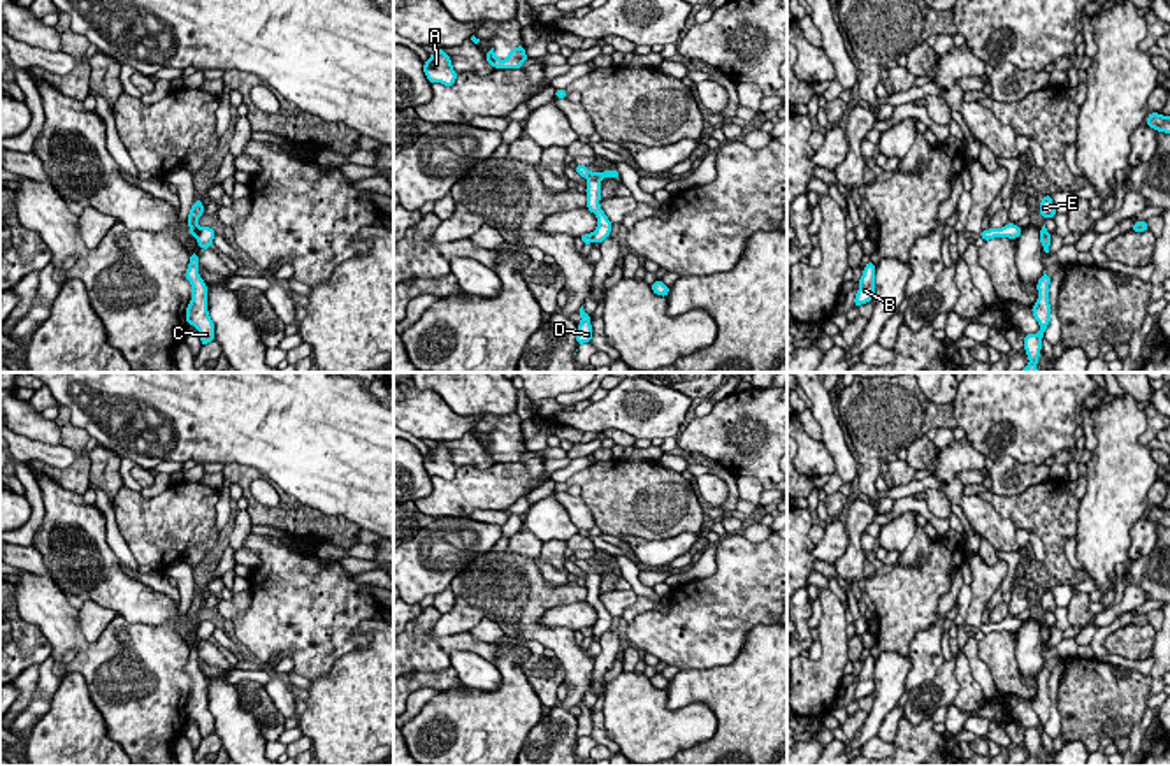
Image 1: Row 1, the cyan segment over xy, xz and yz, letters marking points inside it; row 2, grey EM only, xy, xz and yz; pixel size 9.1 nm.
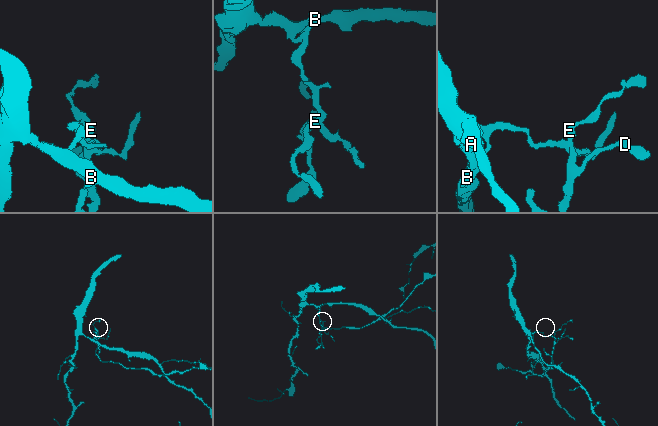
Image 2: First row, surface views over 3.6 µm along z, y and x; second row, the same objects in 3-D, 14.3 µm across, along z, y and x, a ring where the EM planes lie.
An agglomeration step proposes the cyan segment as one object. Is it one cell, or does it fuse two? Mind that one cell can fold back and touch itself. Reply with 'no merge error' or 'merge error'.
merge error

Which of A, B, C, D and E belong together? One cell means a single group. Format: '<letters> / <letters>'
A B / C D E

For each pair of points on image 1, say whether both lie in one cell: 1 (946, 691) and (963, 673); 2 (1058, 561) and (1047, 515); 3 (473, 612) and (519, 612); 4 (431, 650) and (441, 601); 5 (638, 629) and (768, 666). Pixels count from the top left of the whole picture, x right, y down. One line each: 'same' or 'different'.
1: different
2: same
3: same
4: different
5: different

